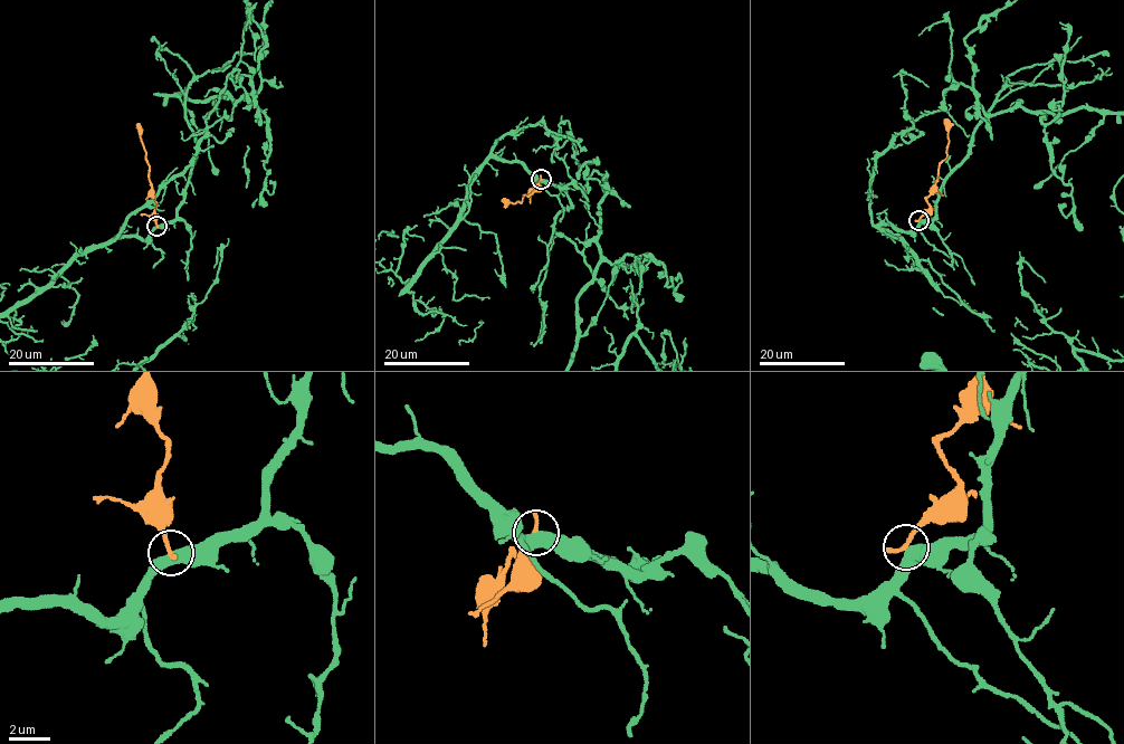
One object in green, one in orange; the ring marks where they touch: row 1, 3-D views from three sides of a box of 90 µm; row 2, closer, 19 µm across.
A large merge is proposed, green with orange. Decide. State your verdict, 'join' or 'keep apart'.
keep apart

